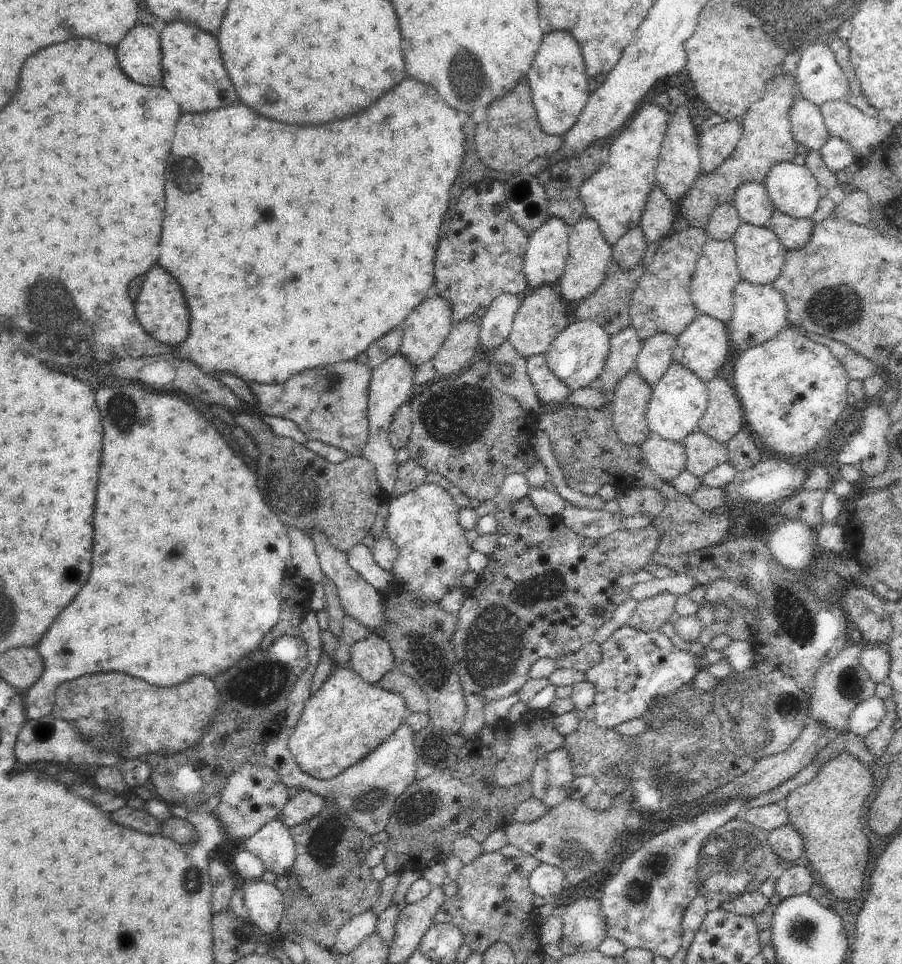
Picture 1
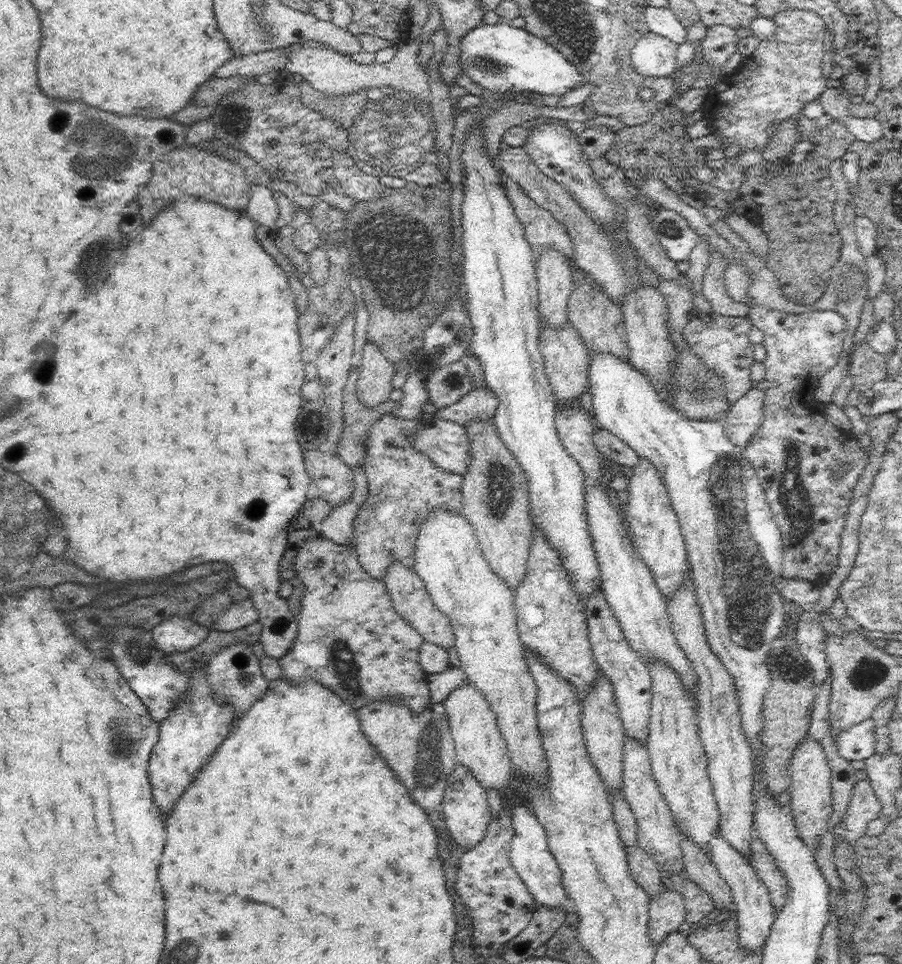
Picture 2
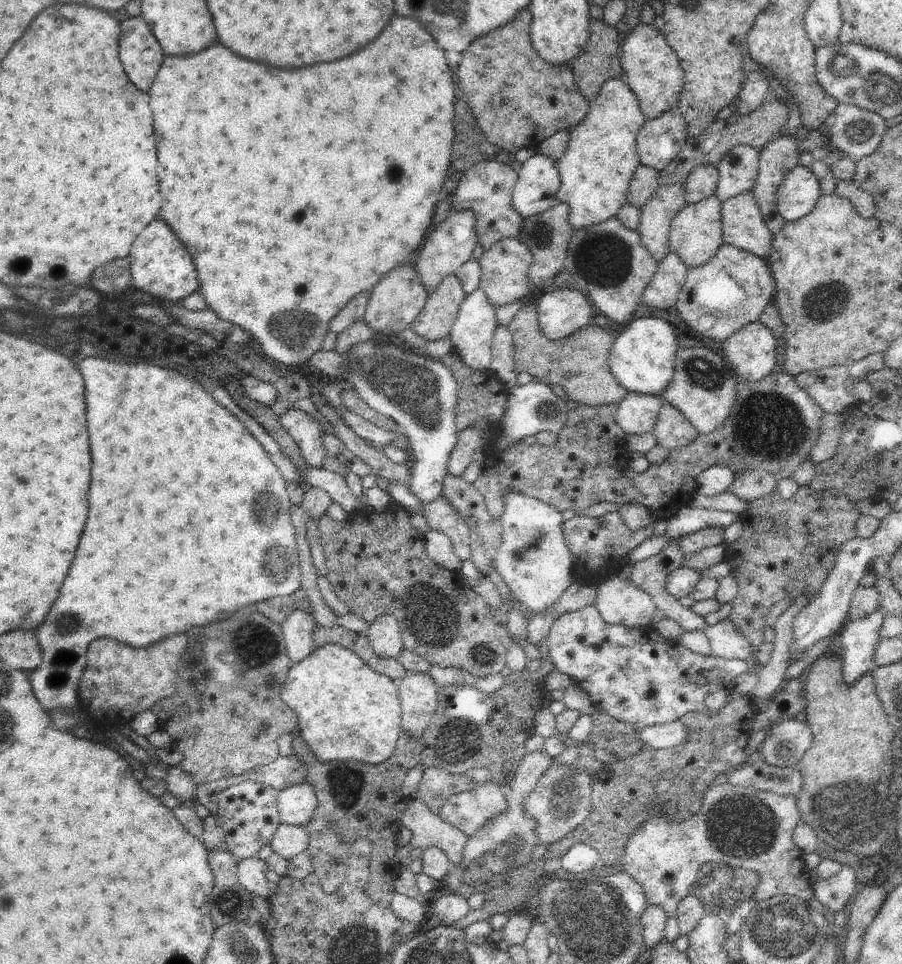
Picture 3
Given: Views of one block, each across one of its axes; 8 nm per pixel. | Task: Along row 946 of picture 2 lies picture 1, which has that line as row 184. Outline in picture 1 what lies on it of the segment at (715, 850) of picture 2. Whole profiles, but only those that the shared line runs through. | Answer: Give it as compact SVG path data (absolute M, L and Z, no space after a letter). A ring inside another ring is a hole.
M745 182L741 184L734 193L732 204L744 223L757 227L766 227L775 211L763 183Z

